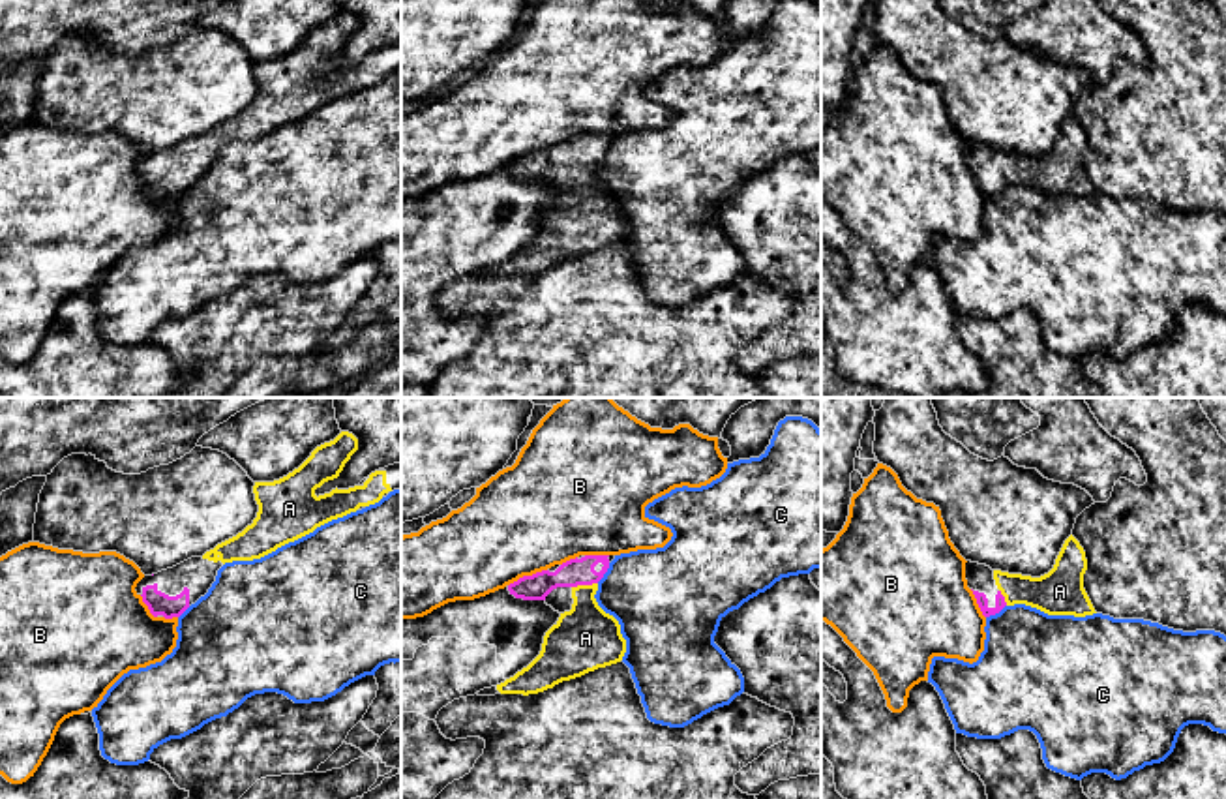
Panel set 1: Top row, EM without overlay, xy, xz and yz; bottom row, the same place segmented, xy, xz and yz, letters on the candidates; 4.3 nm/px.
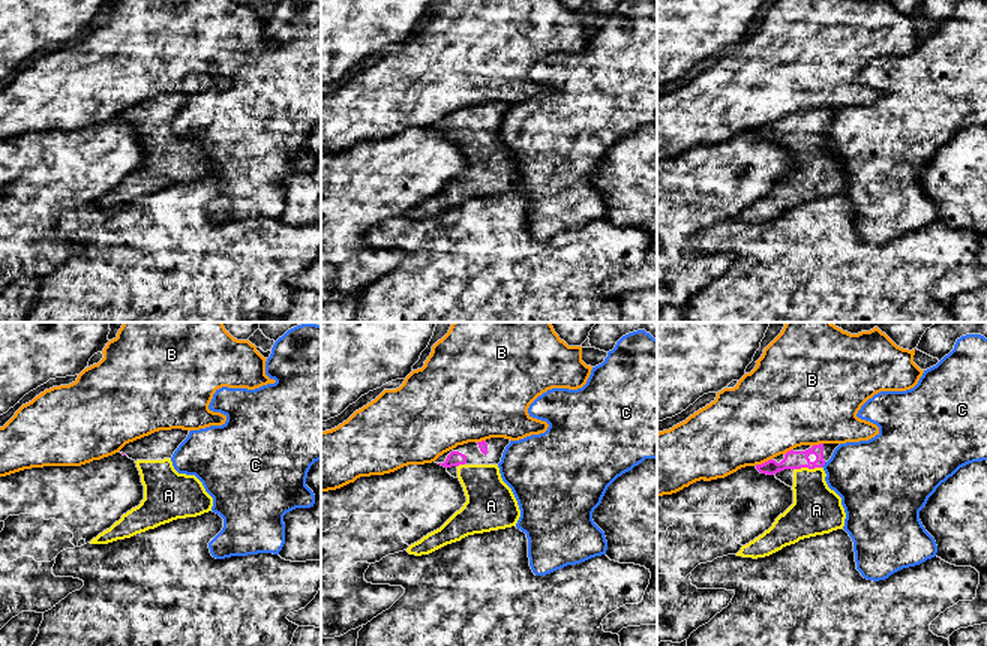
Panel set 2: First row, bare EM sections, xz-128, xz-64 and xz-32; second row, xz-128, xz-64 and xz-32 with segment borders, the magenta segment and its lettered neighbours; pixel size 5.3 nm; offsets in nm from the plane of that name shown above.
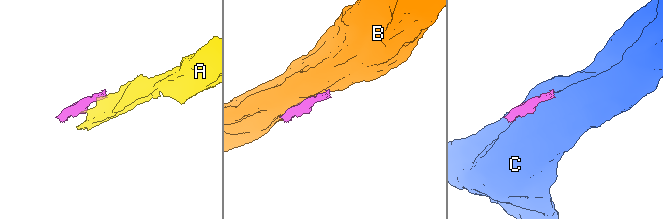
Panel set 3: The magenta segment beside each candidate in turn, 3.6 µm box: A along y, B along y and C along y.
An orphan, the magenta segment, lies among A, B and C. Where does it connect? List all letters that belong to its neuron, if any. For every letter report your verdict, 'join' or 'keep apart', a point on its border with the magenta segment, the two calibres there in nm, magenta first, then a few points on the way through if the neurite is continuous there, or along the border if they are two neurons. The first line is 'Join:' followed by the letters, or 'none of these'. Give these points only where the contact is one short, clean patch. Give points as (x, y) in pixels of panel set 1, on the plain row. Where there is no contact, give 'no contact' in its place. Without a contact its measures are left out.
Join: A
A: join; contact xz (583, 164); calibres 120 and 280 nm
B: keep apart; contact xz (527, 156); calibres 120 and 460 nm
C: keep apart; contact xz (606, 150); calibres 120 and 400 nm

